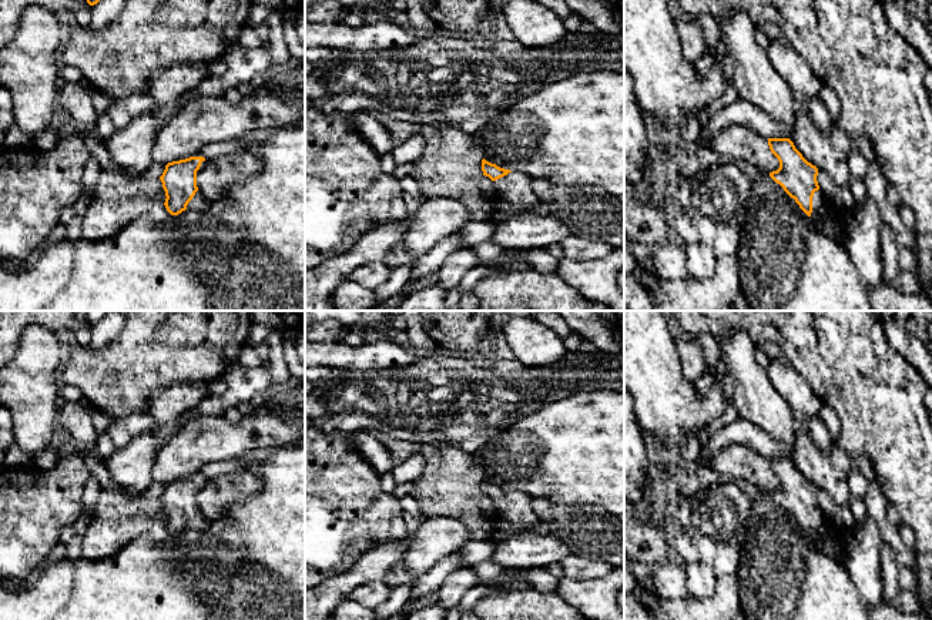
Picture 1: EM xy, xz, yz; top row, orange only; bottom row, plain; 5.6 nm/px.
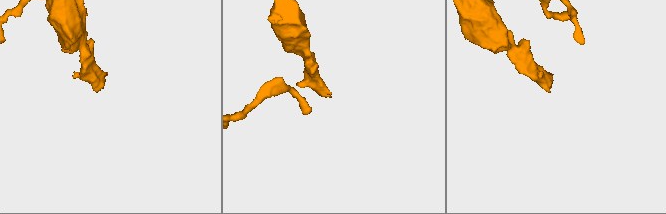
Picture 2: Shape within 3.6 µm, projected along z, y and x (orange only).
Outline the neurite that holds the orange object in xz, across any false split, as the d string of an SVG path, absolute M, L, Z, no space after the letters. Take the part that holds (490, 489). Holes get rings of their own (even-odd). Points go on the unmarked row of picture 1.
M482 479L483 495L493 500L500 517L519 530L530 530L539 523L533 510L533 497L527 493L510 490Z

